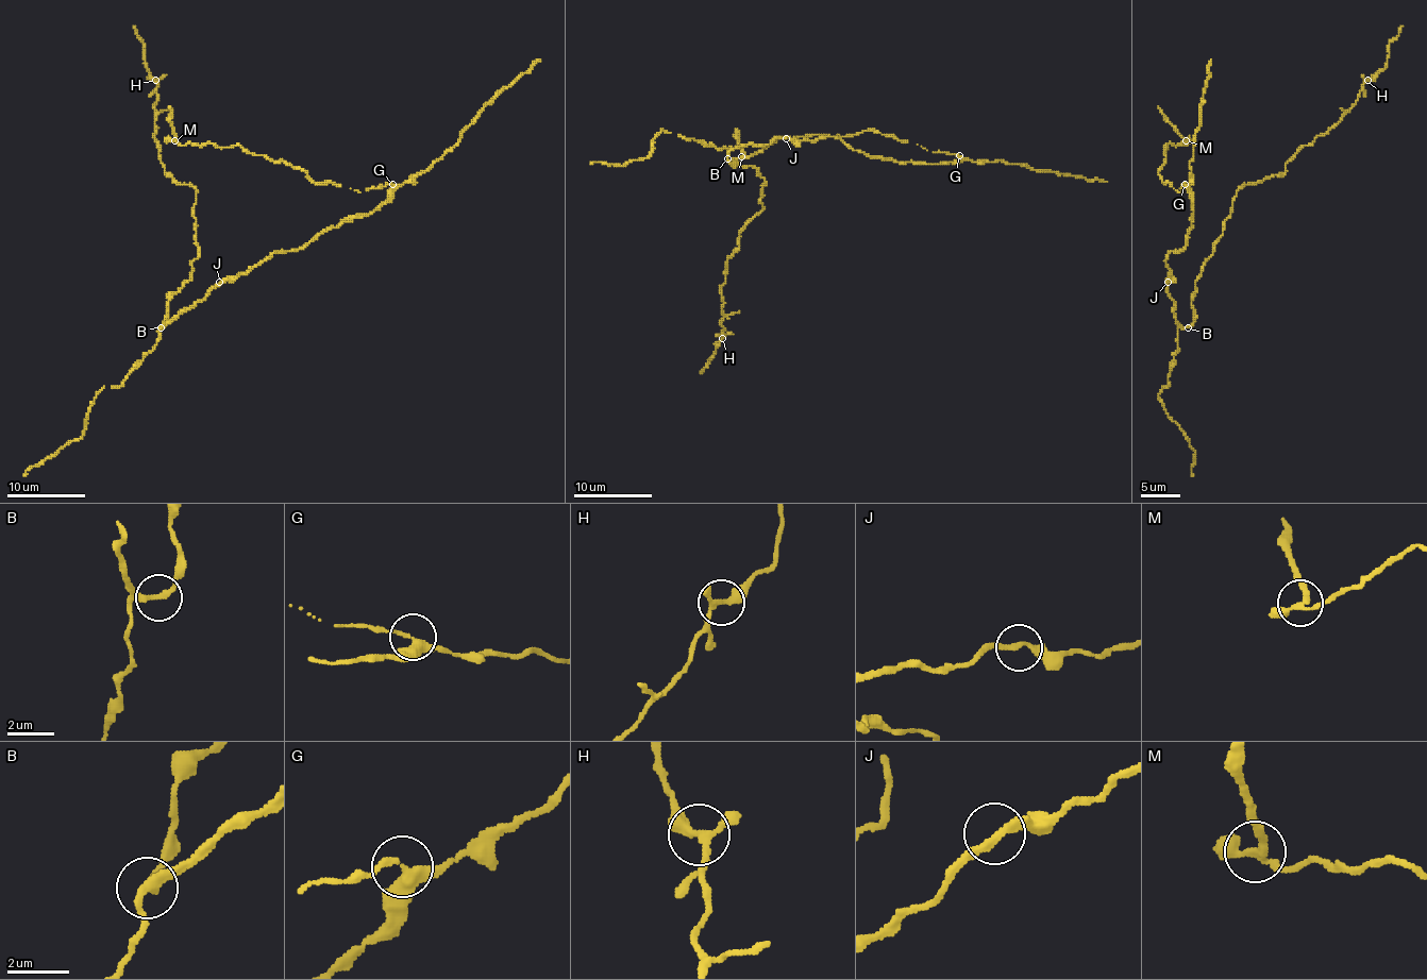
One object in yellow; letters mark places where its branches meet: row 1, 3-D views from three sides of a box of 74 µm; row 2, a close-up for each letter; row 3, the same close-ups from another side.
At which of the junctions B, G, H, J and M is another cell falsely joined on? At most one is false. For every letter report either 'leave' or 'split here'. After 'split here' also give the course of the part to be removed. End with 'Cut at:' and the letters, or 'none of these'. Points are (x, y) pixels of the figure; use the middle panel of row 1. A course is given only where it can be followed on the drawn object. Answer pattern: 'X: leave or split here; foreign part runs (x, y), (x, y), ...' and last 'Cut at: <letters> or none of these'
B: leave
G: leave
H: leave
J: leave
M: split here; foreign part runs (741, 156), (743, 150), (735, 129)
Cut at: M

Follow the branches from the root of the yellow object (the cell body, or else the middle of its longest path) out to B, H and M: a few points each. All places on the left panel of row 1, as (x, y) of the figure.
B: (221, 284), (161, 327)
H: (221, 284), (161, 327), (168, 300), (189, 279), (198, 244), (196, 190), (174, 181), (161, 161), (154, 81)
M: (221, 284), (278, 251), (301, 249), (372, 214), (391, 186), (361, 192), (315, 183), (239, 146), (174, 141)

